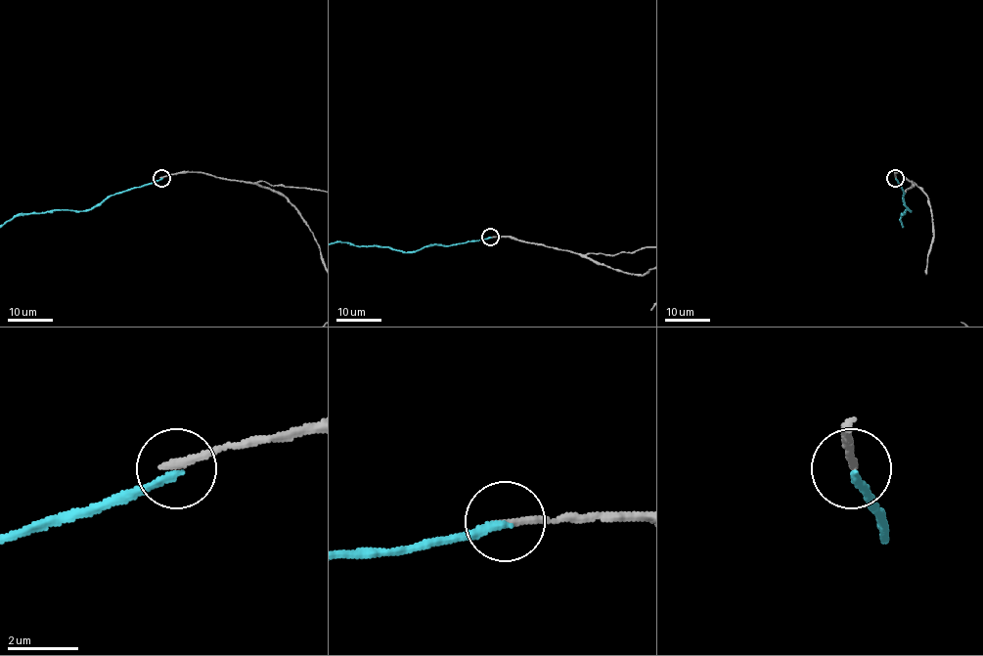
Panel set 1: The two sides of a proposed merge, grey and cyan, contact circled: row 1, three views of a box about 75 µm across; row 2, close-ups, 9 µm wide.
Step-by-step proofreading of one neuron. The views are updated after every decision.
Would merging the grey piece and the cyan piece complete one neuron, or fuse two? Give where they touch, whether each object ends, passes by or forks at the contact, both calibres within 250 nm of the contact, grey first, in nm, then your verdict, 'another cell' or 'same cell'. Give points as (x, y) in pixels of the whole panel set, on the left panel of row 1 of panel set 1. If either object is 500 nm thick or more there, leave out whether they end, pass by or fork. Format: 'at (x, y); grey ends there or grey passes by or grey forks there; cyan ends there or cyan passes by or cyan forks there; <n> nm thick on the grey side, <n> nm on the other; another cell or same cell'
at (161, 178); grey ends there; cyan ends there; 240 nm thick on the grey side, 220 nm on the other; another cell

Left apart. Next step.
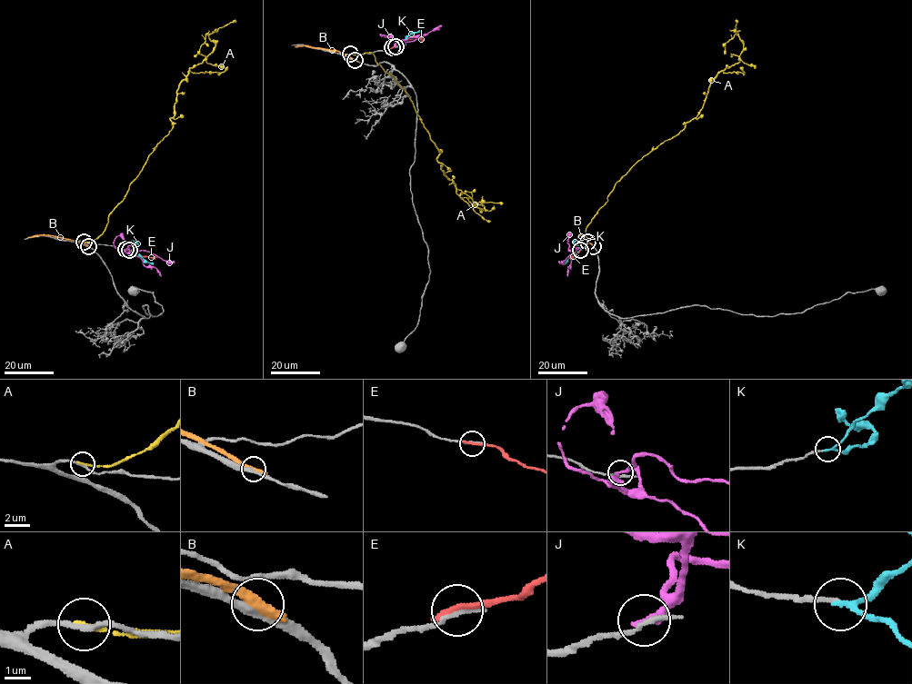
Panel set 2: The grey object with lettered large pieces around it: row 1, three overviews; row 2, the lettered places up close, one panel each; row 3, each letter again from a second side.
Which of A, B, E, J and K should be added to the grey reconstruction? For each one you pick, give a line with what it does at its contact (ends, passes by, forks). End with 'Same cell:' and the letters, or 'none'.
K: it passes by
Same cell: K

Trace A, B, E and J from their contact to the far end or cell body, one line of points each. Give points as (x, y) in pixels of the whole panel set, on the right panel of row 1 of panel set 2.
A: (587, 242), (587, 225), (615, 184), (695, 118), (710, 83), (739, 62), (743, 43), (735, 29), (736, 21)
B: (593, 246), (579, 234), (580, 237)
E: (580, 250), (569, 257), (575, 256)
J: (580, 249), (575, 245), (575, 251), (563, 262), (558, 262)

